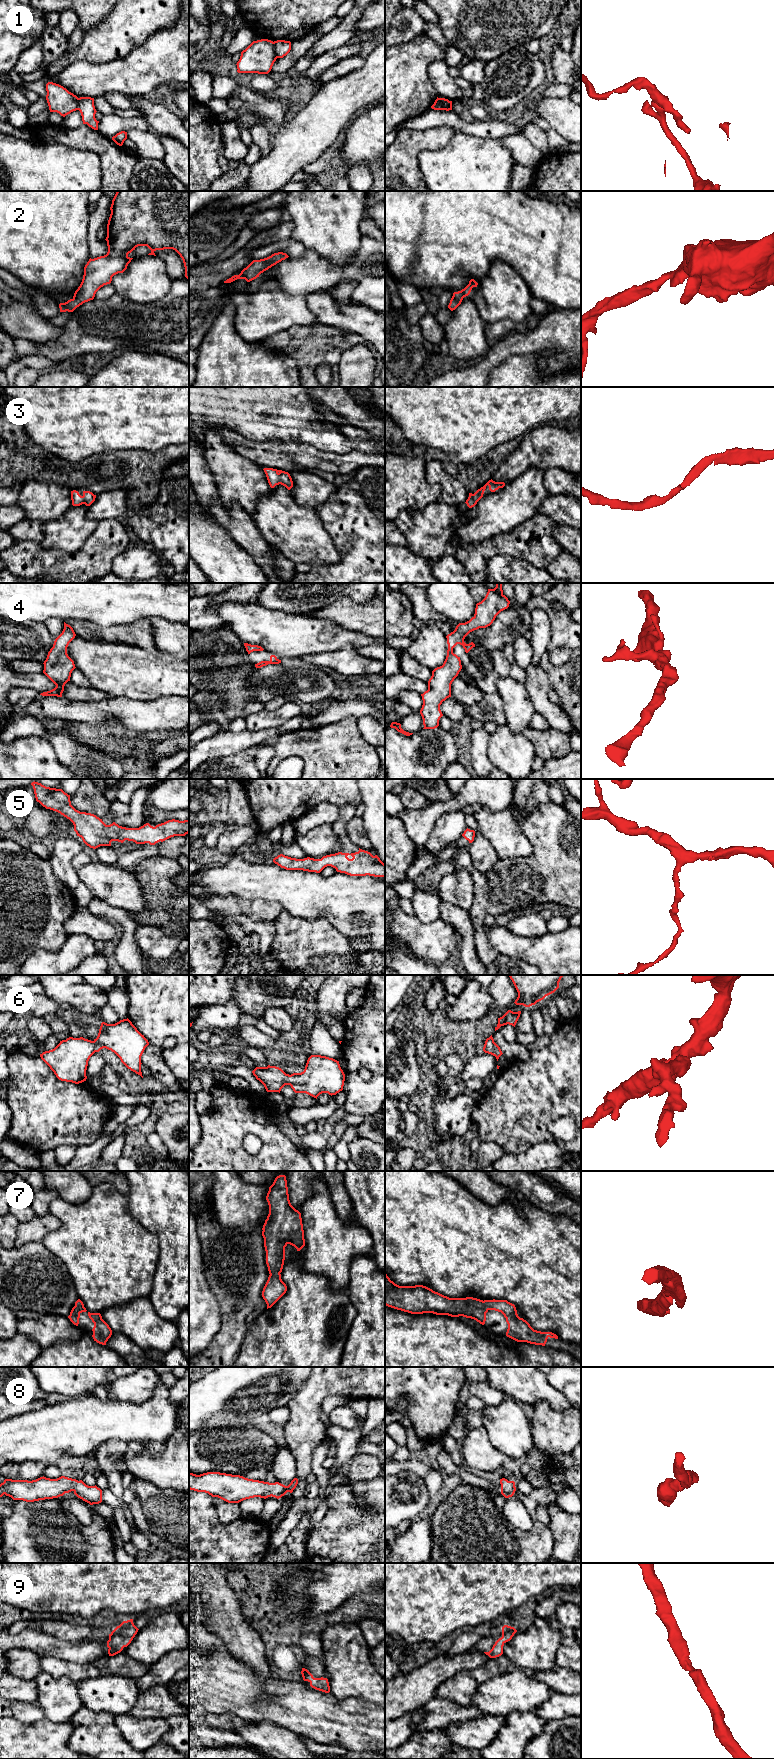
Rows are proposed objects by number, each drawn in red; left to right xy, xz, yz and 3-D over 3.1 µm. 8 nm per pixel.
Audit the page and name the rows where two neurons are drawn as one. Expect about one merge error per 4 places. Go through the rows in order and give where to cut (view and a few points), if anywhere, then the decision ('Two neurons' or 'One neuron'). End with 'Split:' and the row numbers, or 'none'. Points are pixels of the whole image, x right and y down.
1: Split along xz (273, 42), (273, 50), (277, 57). Two neurons
2: No split. One neuron
3: No split. One neuron
4: No split. One neuron
5: No split. One neuron
6: No split. One neuron
7: No split. One neuron
8: No split. One neuron
9: No split. One neuron
Split: 1

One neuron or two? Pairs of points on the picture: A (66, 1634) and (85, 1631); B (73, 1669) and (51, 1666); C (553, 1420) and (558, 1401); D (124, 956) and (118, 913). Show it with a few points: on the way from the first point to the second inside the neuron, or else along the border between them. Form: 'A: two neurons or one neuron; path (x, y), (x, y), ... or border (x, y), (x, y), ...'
A: one neuron; path (71, 1631), (80, 1631)
B: one neuron; path (68, 1669), (56, 1667)
C: two neurons; border (533, 1404), (547, 1402), (557, 1410), (570, 1408)
D: one neuron; path (127, 945), (127, 924)

